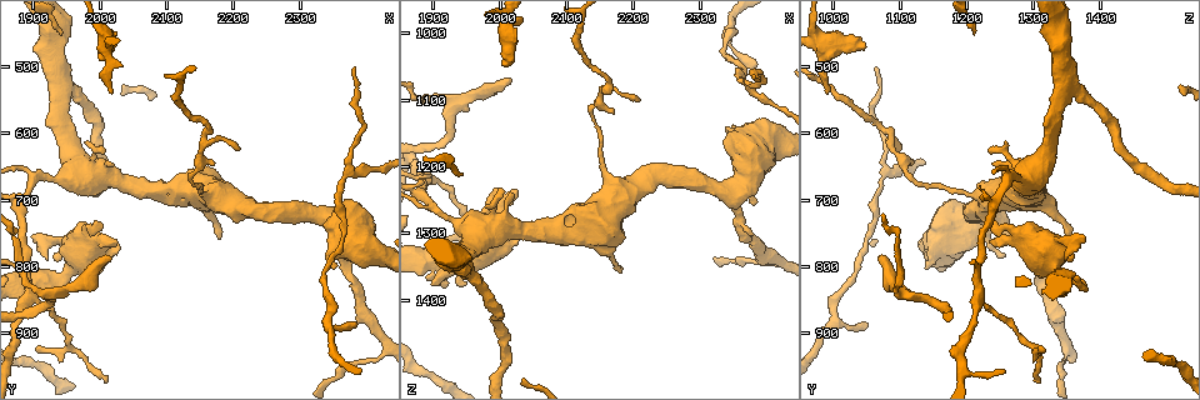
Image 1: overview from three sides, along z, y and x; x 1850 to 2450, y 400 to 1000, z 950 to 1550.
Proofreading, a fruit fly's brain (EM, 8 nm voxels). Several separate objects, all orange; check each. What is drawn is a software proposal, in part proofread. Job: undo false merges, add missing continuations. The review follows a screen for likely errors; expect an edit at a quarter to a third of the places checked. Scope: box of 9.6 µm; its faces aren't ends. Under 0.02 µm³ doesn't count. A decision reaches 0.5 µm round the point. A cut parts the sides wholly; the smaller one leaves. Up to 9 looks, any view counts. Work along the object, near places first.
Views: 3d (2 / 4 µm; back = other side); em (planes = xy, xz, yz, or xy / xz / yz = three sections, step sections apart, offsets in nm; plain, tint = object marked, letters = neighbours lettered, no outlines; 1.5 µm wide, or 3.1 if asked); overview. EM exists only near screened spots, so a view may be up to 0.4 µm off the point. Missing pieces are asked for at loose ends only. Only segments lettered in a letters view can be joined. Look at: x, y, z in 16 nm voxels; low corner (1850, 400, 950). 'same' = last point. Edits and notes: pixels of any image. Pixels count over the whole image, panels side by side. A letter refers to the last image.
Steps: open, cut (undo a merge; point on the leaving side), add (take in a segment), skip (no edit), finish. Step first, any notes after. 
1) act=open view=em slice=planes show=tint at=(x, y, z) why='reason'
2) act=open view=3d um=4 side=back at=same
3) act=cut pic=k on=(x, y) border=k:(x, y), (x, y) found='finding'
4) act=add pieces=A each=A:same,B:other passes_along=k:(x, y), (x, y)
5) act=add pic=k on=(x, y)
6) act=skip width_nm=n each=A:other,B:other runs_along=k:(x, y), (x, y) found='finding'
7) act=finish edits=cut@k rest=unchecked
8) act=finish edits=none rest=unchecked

act=open view=em slice=xz step=8 show=letters at=(2380, 500, 1070) why='tapers out'

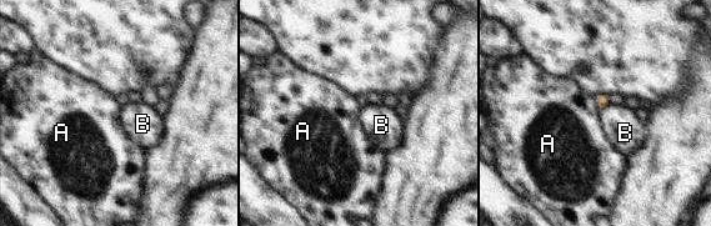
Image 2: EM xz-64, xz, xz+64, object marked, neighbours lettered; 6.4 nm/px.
act=open view=em slice=planes show=letters at=same why='cut it another way'

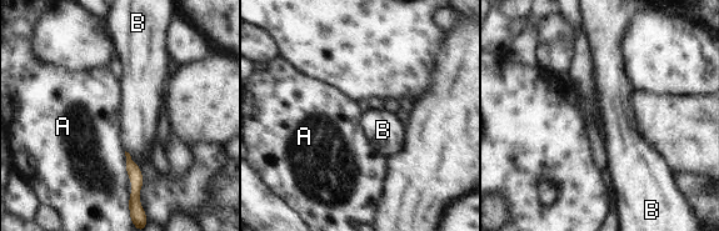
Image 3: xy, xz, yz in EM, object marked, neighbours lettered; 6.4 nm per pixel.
act=skip each=A:other,B:other border=3:(124, 165), (126, 174) found='no lettered segment goes on from it'

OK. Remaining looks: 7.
act=open view=em slice=xy step=8 show=tint at=(2010, 470, 1050) why='free end'

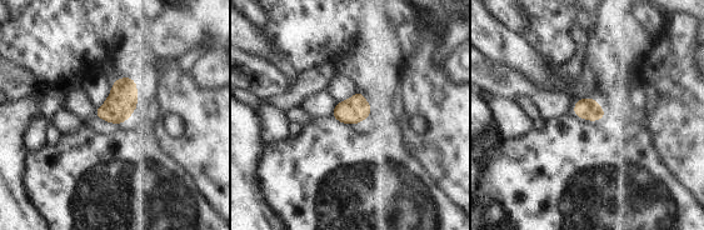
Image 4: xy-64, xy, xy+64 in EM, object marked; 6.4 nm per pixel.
act=open view=em slice=planes show=letters at=same

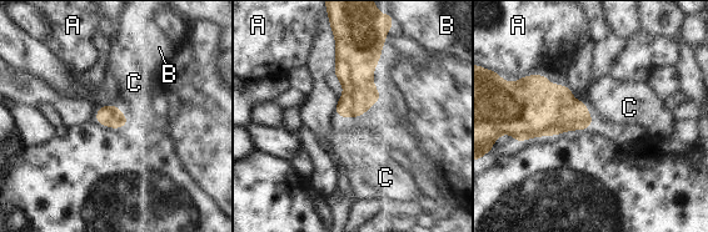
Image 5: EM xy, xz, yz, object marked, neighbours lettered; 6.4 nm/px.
act=skip each=A:other,B:other,C:other found='no lettered segment goes on from it'

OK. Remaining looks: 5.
act=open view=3d um=2 side=back at=(1900, 845, 1215) why='sharp bend'

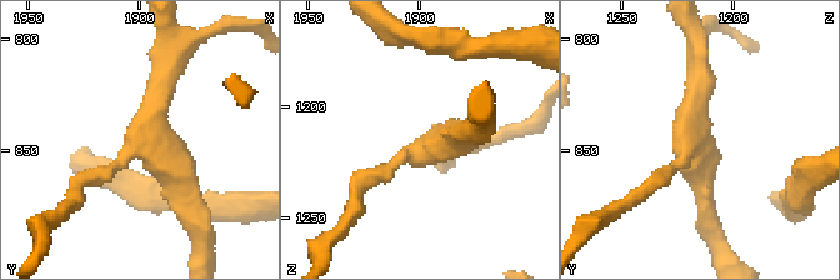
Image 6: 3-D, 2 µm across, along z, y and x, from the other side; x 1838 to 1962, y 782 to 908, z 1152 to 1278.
act=open view=em slice=planes show=plain at=(1896, 843, 1219) arms=3

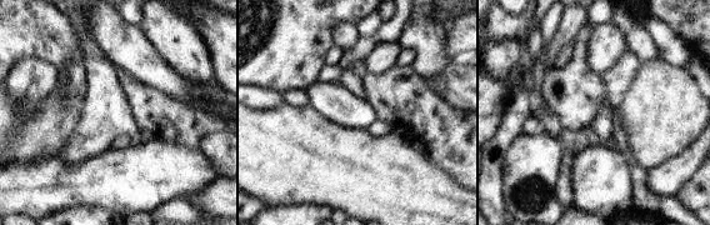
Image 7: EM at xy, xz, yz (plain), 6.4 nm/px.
act=open view=em slice=planes show=letters at=same

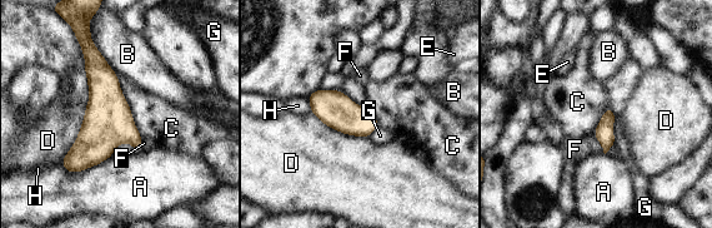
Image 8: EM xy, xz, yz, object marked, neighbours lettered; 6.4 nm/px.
act=skip each=A:other,B:other,C:other,D:other,E:other,F:other,G:other,H:other border=8:(116, 75), (136, 130), (143, 138) found='one neuron here'

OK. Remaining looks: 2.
act=finish edits=none rest=unchecked

